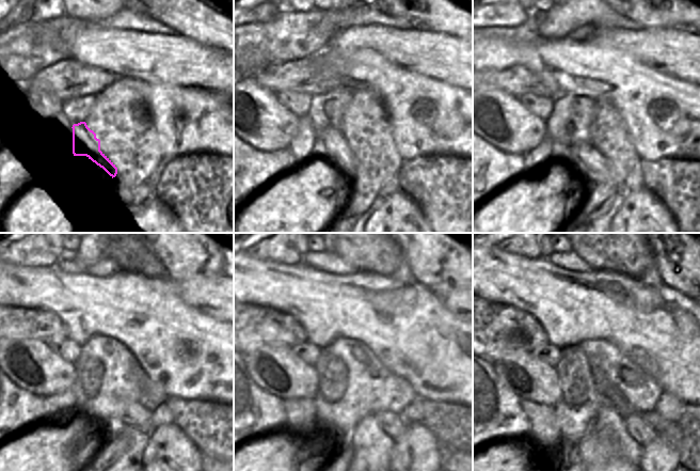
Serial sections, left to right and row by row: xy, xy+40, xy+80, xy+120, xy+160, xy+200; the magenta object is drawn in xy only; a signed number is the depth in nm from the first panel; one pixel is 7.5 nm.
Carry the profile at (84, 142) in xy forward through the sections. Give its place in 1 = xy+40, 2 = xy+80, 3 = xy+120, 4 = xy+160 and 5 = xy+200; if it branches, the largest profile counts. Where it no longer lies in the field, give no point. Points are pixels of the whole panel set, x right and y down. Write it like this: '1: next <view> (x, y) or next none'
1: next xy+40 (331, 145)
2: next xy+80 (585, 156)
3: next xy+120 (137, 415)
4: next xy+160 (391, 423)
5: next xy+200 (643, 434)

